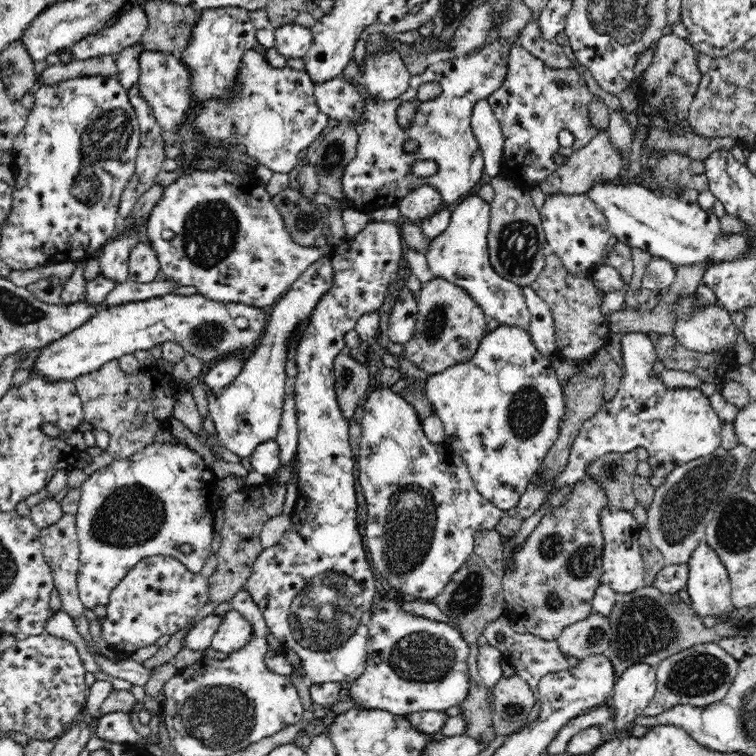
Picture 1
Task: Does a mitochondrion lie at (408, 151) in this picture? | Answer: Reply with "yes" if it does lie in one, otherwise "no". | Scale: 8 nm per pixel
no

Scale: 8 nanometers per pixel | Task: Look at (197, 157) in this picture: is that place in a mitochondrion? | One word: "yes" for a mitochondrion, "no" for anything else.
no

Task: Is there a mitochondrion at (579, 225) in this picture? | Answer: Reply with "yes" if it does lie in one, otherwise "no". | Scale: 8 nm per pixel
no

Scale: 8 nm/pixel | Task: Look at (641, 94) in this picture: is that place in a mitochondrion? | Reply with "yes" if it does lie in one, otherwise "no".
no

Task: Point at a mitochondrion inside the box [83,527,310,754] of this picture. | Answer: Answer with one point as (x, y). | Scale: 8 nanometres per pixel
(220, 715)

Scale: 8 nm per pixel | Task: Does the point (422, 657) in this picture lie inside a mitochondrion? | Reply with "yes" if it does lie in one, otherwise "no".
yes

